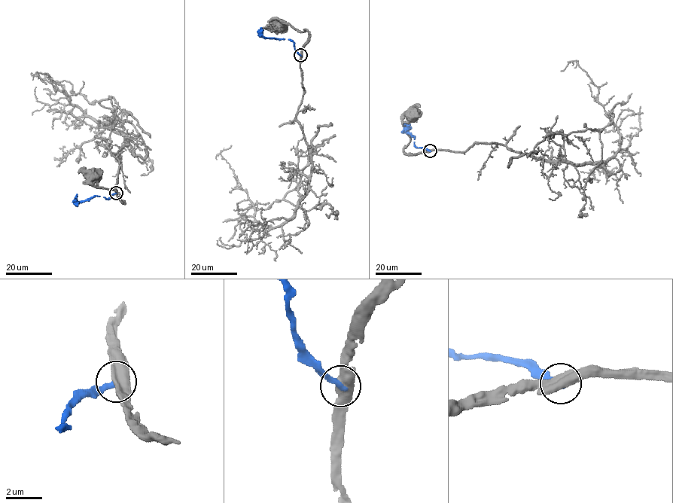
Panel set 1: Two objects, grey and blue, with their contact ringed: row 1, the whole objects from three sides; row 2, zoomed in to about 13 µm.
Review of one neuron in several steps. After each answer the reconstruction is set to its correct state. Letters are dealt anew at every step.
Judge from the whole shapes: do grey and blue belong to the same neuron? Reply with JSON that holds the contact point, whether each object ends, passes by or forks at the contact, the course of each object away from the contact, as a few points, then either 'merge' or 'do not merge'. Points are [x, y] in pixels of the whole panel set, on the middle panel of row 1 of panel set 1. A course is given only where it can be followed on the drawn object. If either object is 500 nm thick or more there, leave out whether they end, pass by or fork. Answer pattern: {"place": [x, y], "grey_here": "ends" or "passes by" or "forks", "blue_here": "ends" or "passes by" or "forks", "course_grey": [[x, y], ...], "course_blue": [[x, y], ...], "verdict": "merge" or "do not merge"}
{"place": [300, 55], "course_grey": [[300, 55], [302, 46], [309, 34], [306, 29], [302, 32], [290, 25], [281, 24], [281, 22], [279, 24]], "course_blue": [[300, 55], [290, 39], [264, 38], [261, 35], [261, 27]], "verdict": "do not merge"}

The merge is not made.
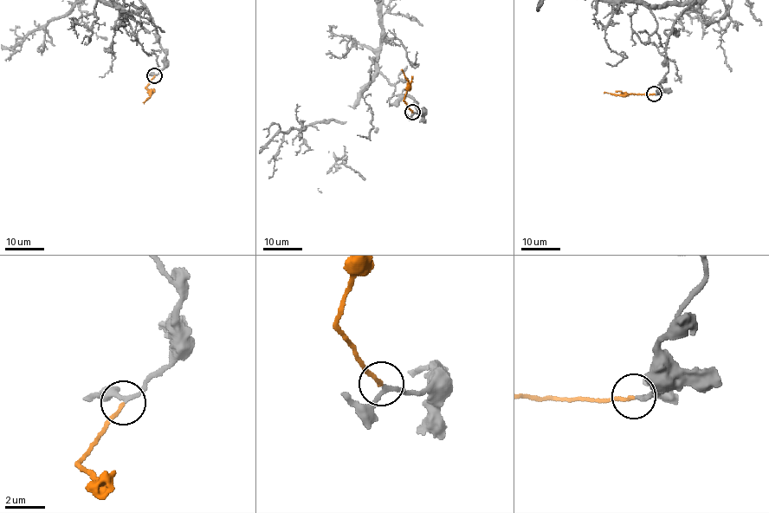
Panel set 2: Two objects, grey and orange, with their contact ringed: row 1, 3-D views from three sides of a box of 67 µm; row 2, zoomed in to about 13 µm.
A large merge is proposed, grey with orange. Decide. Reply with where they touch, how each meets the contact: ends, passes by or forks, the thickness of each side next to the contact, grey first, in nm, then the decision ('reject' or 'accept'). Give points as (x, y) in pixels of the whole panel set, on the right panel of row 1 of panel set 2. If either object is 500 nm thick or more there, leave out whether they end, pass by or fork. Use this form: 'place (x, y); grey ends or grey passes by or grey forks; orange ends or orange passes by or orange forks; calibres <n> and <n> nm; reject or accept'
place (654, 94); grey passes by; orange ends; calibres 190 and 200 nm; accept

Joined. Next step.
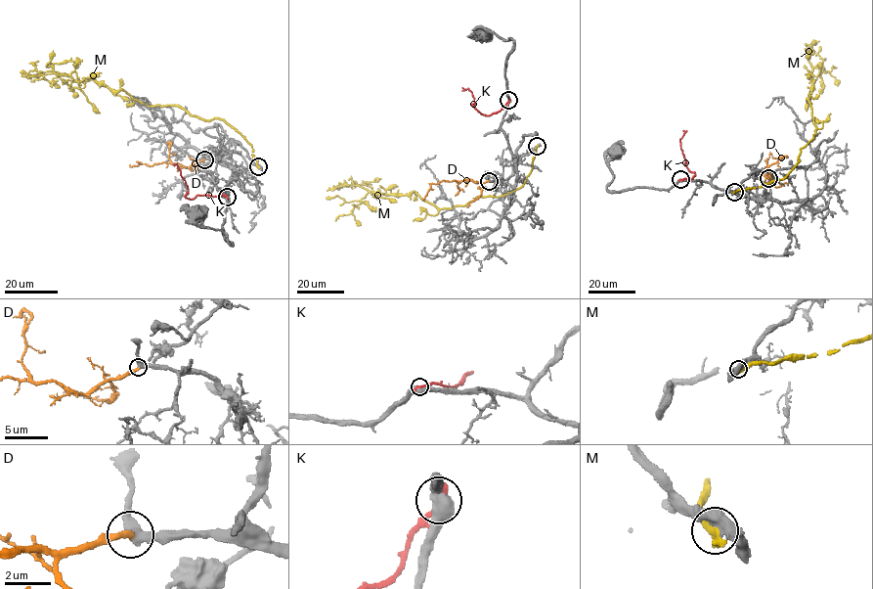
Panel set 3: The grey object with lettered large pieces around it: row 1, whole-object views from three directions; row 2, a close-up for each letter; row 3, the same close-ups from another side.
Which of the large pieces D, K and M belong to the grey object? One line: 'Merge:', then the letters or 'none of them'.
Merge: D

